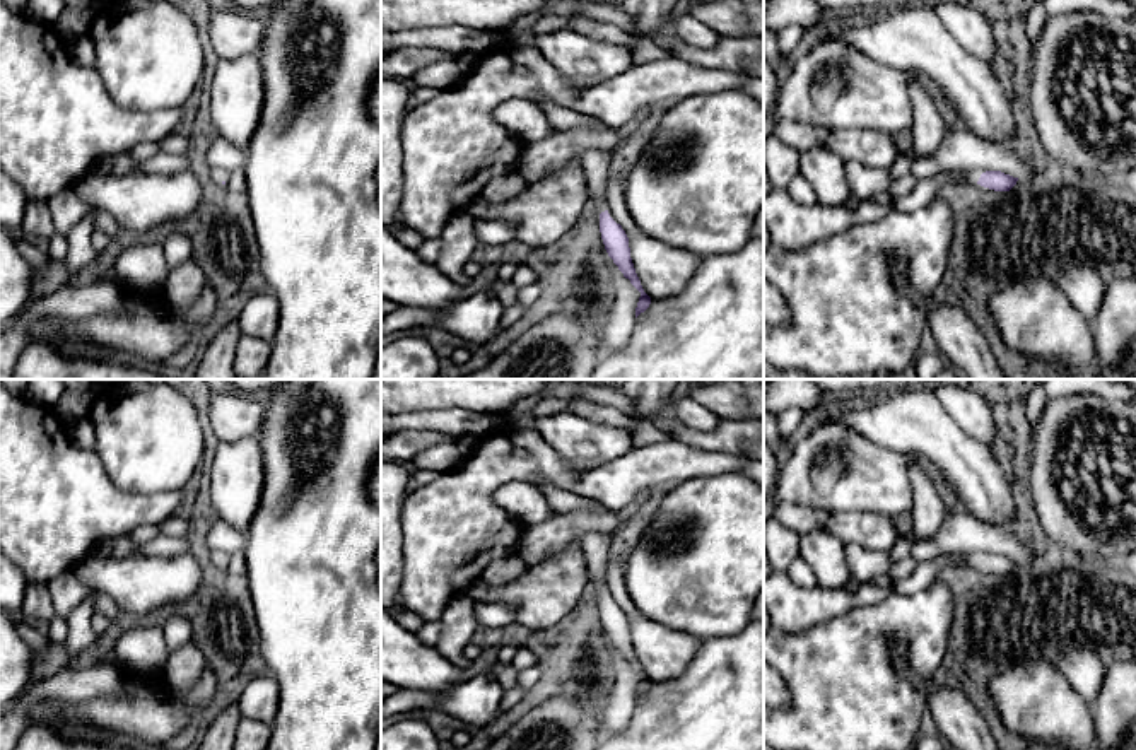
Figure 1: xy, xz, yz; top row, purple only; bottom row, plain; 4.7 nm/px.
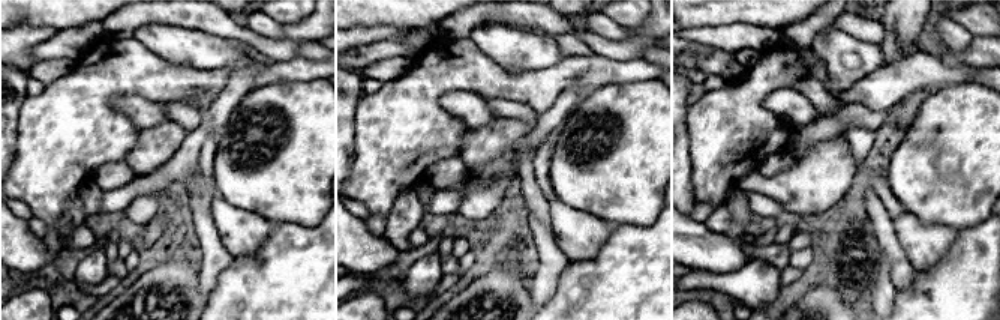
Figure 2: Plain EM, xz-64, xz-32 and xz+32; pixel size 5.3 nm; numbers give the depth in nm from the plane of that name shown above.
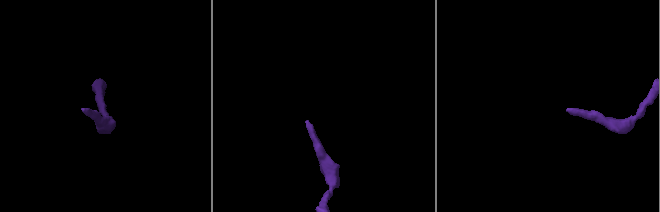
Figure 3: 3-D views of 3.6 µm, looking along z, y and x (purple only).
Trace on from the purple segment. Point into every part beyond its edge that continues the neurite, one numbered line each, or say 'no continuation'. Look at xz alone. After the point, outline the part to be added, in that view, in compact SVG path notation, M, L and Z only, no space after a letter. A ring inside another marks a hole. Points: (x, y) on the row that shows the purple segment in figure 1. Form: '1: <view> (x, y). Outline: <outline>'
1: xz (595, 163). Outline: M589 149L583 154L581 164L586 173L588 190L600 212L608 210L605 202L606 181L610 176L612 155L605 149Z

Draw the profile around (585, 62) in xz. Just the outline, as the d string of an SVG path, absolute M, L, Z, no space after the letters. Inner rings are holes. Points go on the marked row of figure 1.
M569 27L542 34L538 50L577 89L605 82L635 65L627 46L598 41Z

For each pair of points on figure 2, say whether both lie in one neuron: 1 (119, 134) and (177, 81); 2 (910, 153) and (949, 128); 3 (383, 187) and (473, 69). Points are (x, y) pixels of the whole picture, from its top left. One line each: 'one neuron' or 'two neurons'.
1: one neuron
2: one neuron
3: one neuron

